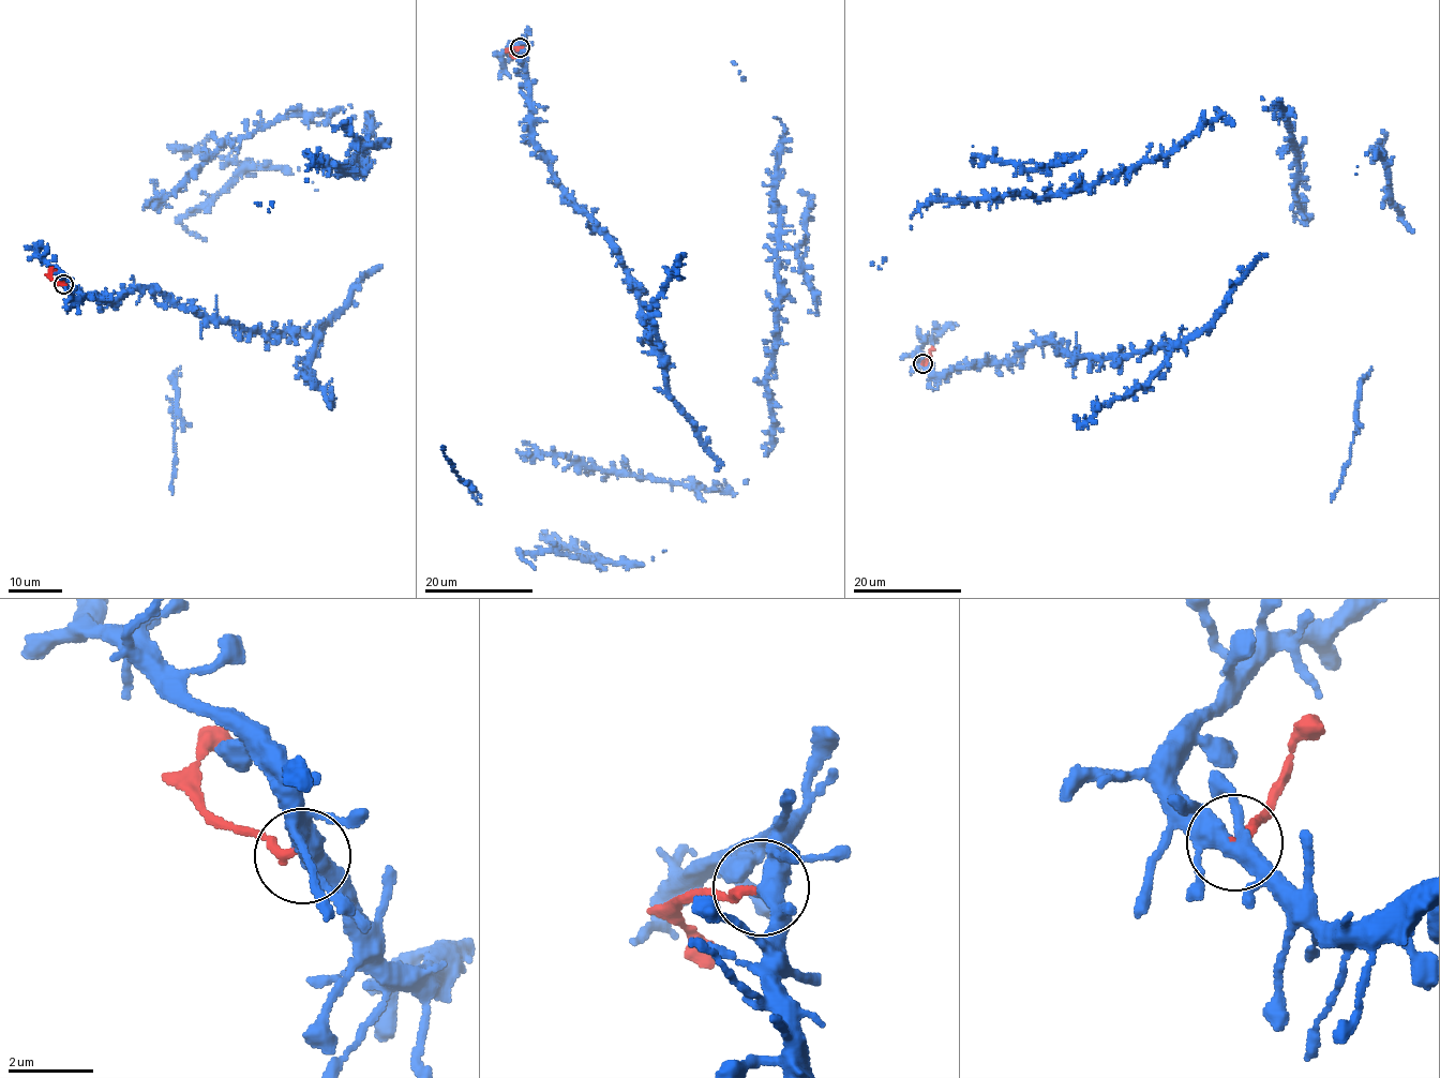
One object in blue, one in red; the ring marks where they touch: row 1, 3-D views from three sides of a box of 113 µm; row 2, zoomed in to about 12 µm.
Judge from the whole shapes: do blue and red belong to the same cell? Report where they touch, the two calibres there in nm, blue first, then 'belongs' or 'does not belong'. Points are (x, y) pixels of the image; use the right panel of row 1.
(923, 363) | 400/200 nm | does not belong

